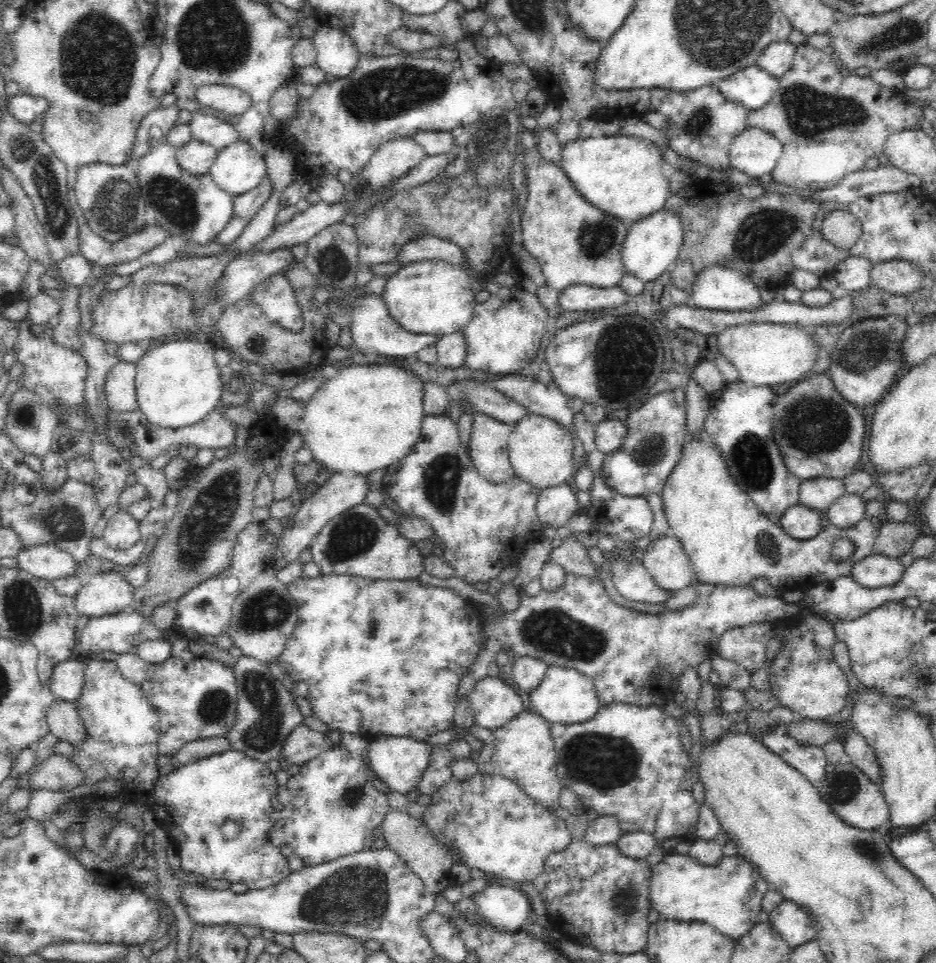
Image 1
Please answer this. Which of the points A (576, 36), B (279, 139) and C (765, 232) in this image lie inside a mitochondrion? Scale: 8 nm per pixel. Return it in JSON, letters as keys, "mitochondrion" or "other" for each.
{"A":"other","B":"other","C":"mitochondrion"}

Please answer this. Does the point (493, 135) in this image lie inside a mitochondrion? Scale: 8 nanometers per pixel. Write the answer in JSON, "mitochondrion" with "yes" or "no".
{"mitochondrion":"yes"}

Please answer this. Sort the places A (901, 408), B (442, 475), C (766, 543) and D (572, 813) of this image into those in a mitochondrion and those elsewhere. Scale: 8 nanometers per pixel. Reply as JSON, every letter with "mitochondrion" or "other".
{"A":"other","B":"mitochondrion","C":"mitochondrion","D":"other"}

